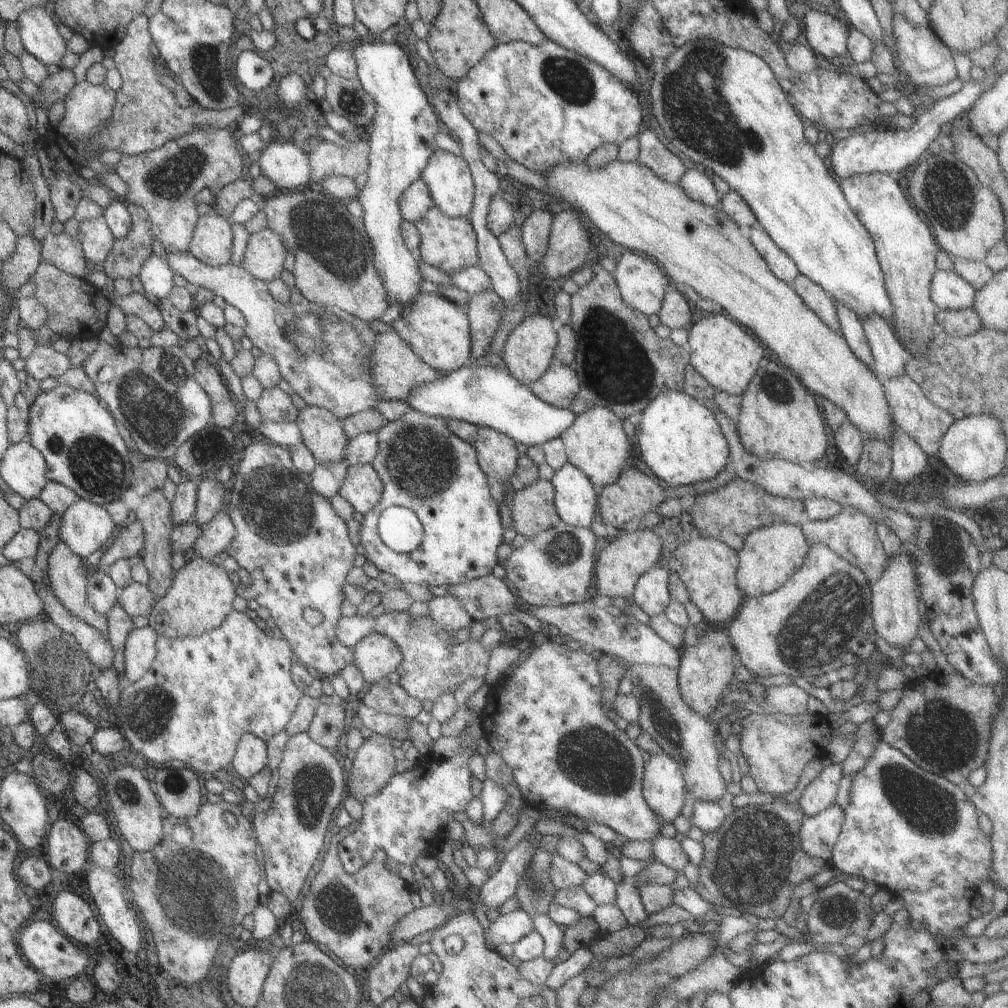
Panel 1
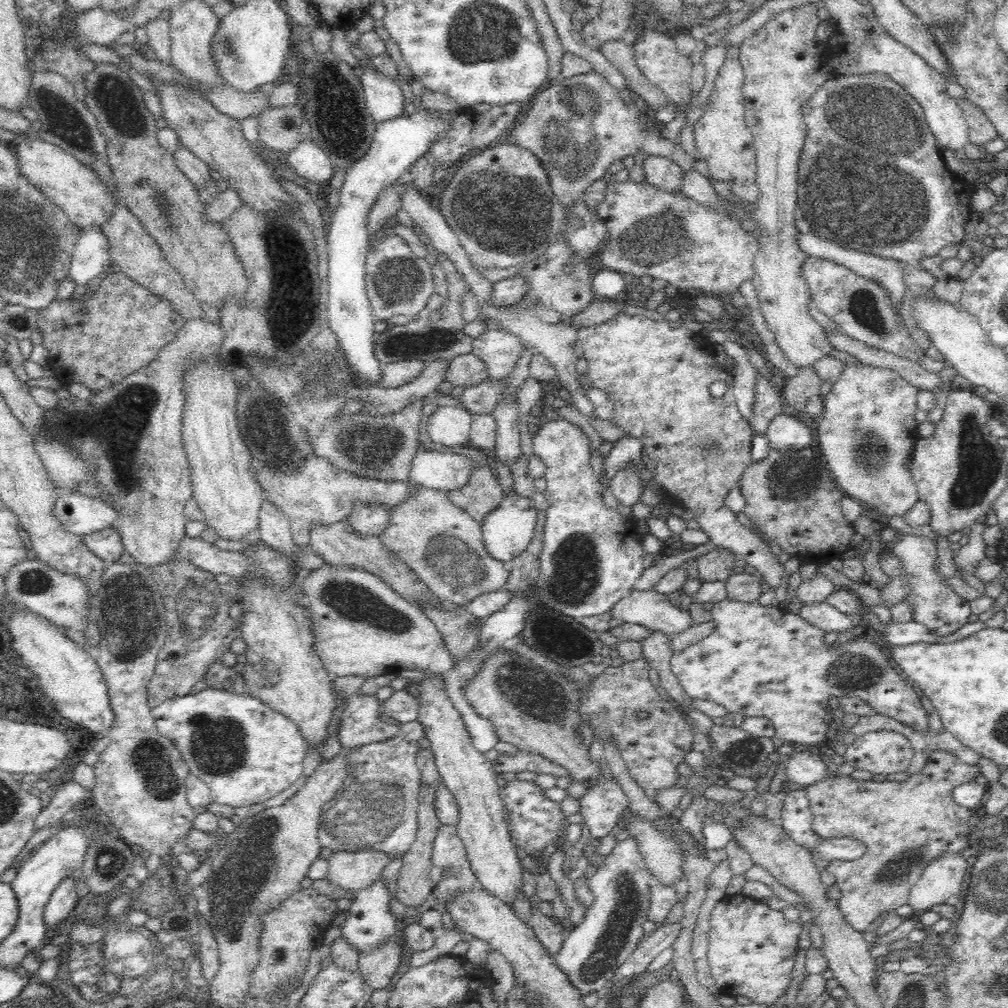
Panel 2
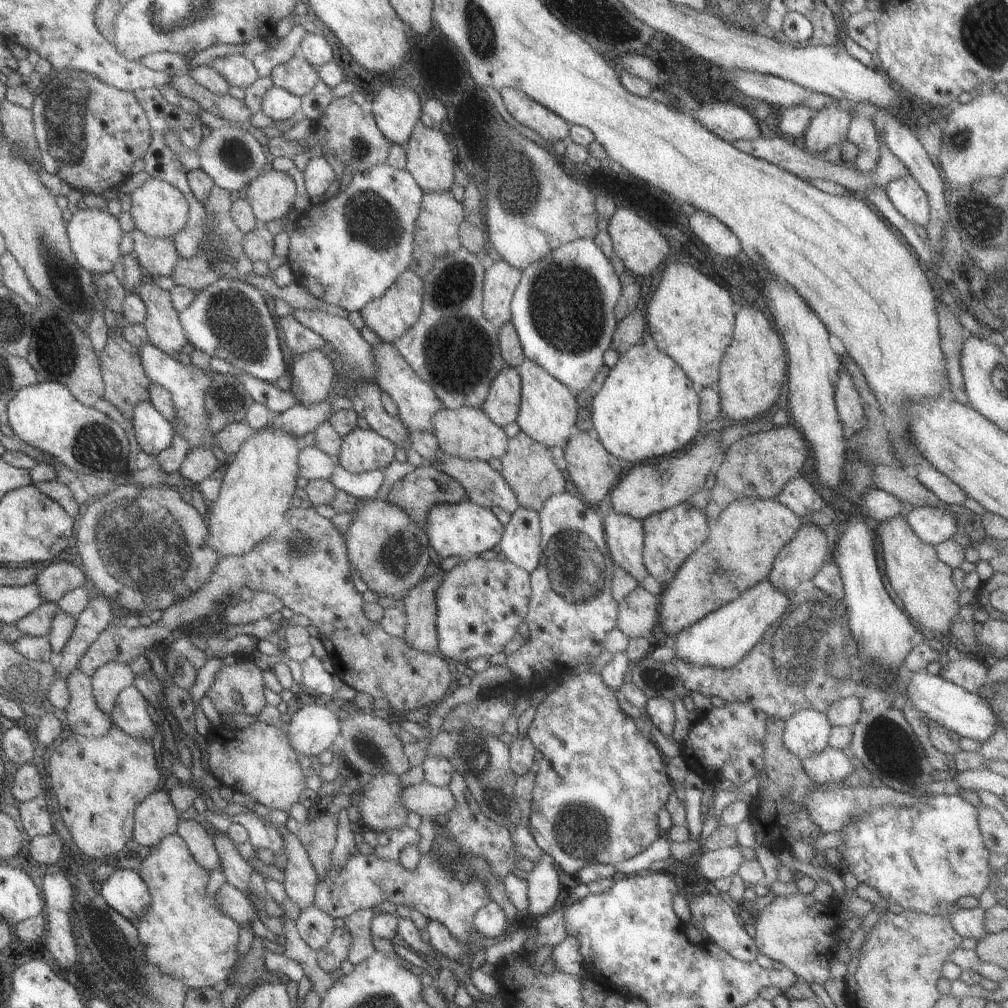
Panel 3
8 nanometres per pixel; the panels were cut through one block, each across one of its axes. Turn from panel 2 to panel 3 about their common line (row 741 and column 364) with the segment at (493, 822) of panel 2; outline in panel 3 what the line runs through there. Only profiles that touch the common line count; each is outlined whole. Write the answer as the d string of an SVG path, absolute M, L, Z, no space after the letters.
M360 425L341 438L336 460L342 469L362 473L388 467L395 461L396 446L385 437Z

